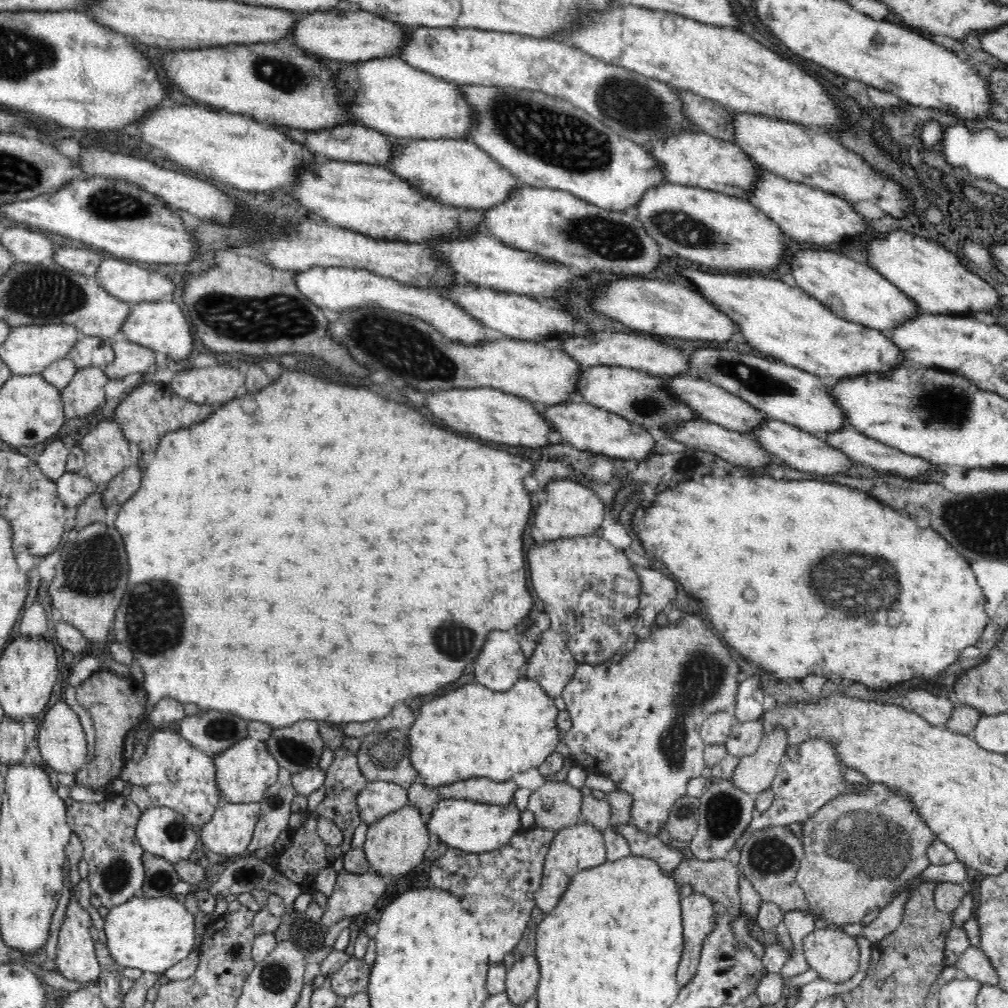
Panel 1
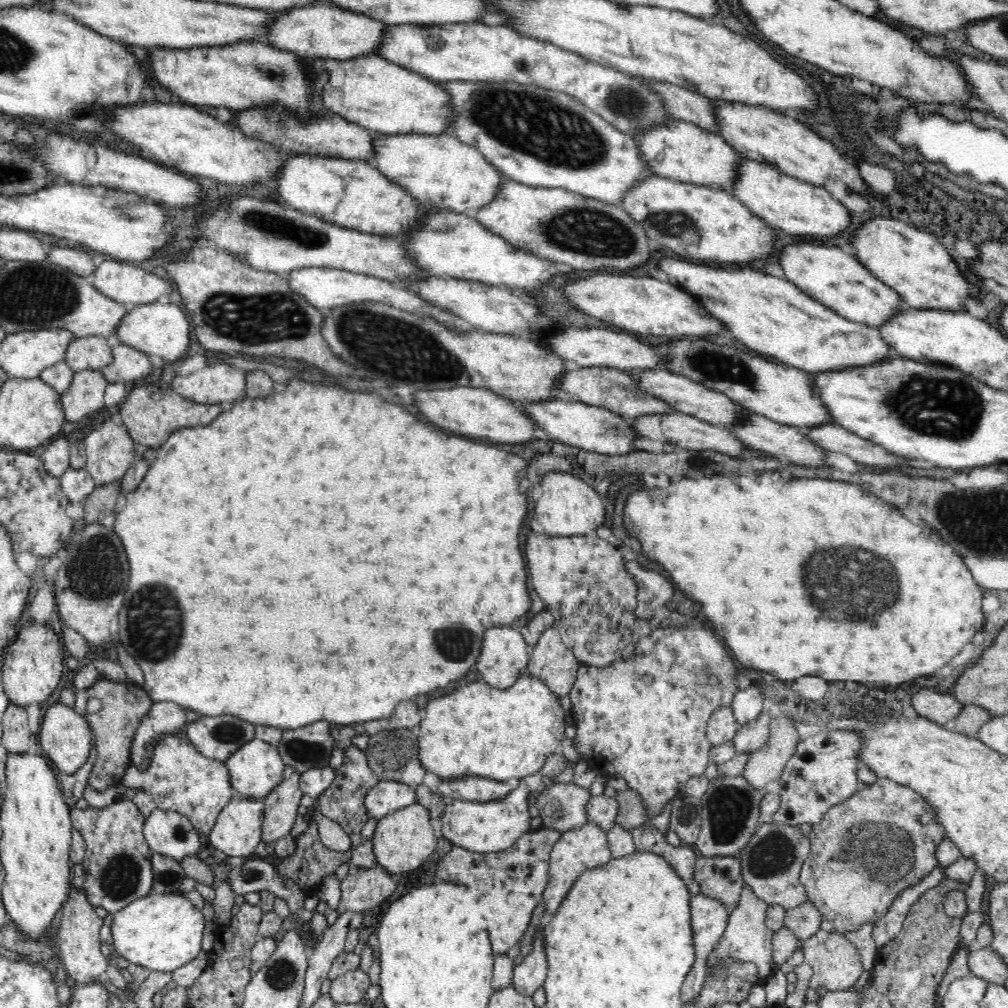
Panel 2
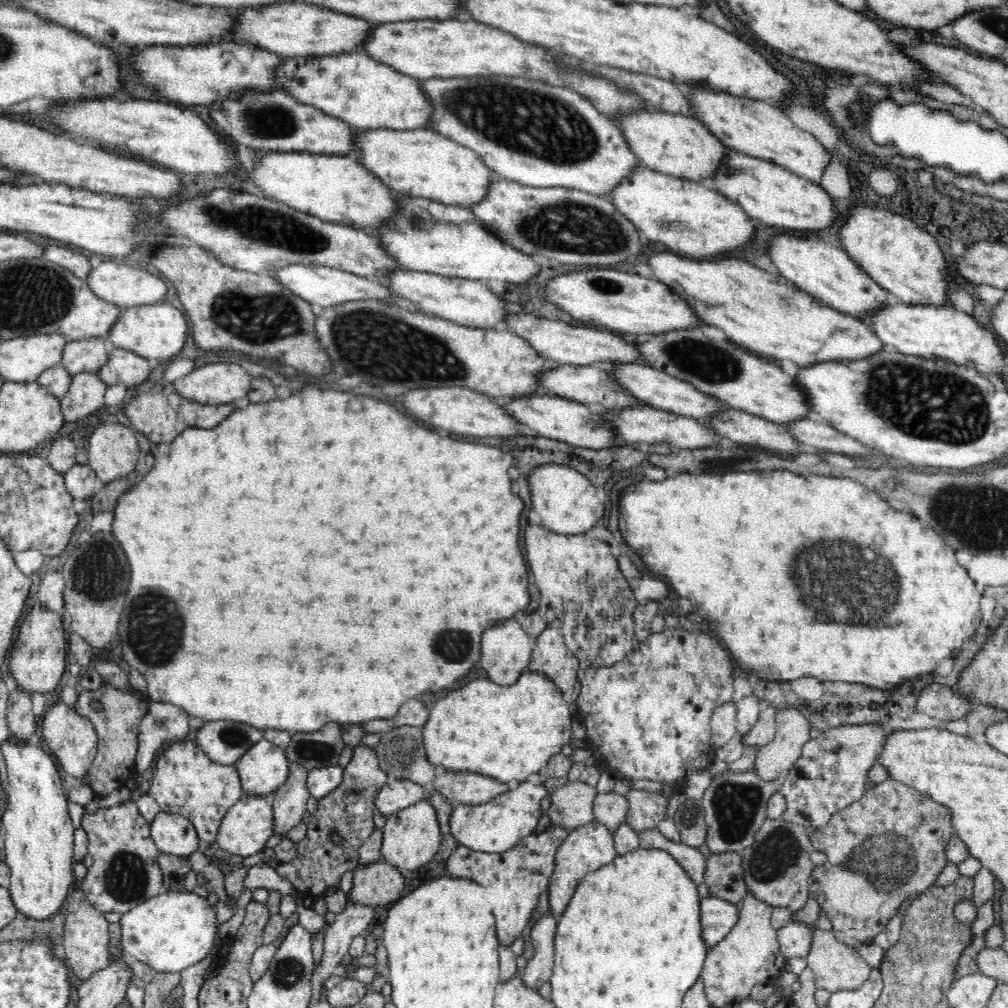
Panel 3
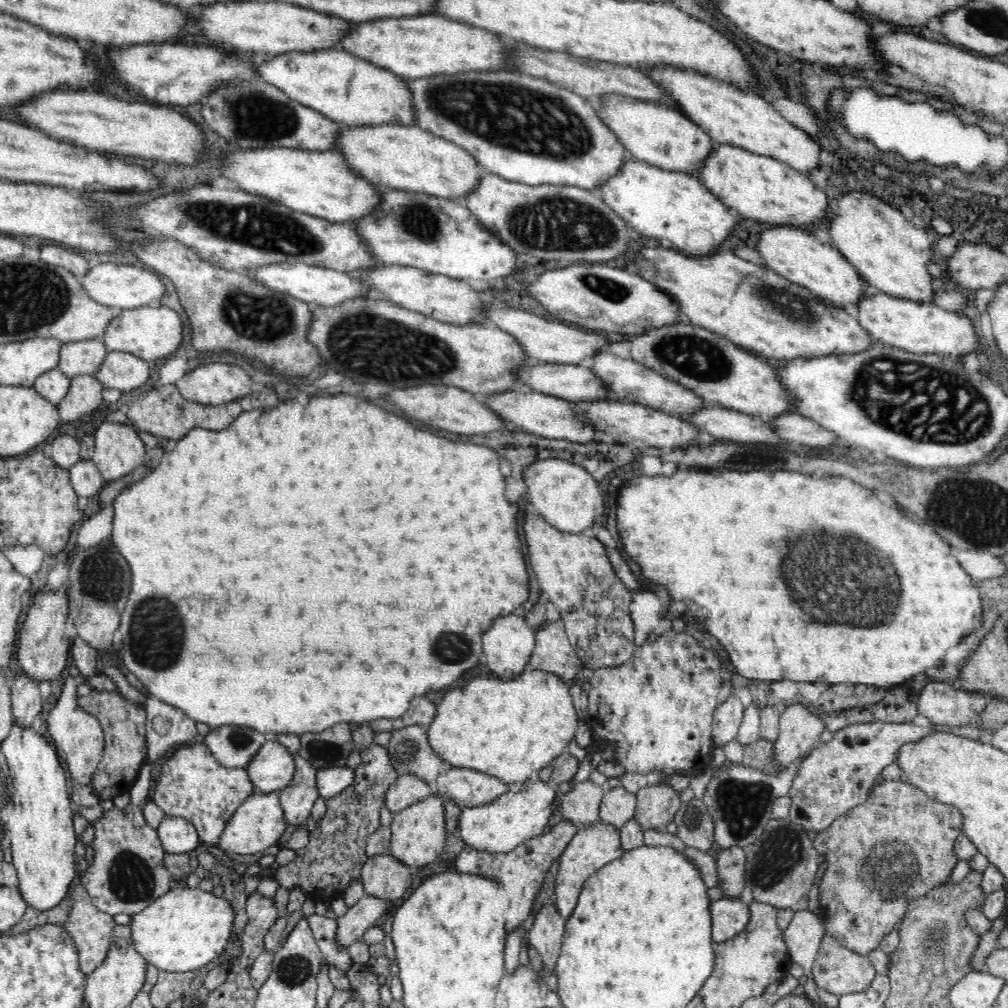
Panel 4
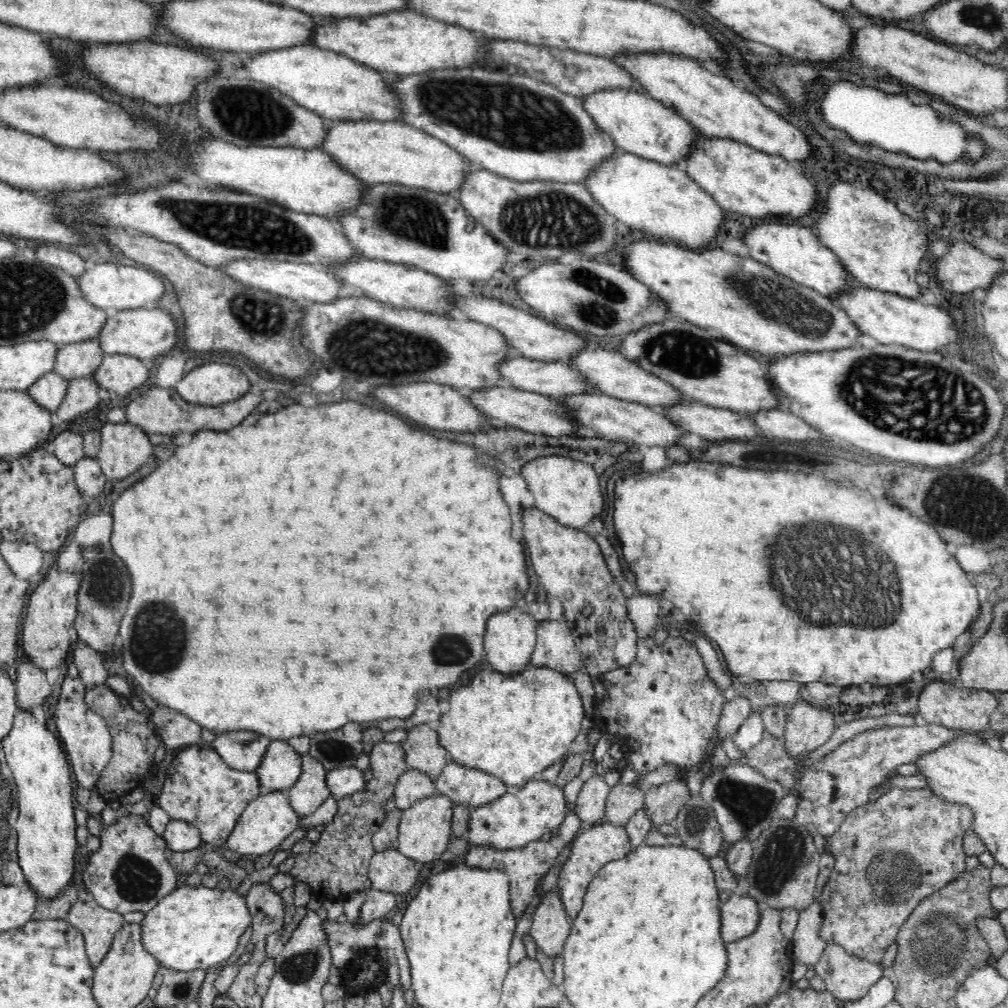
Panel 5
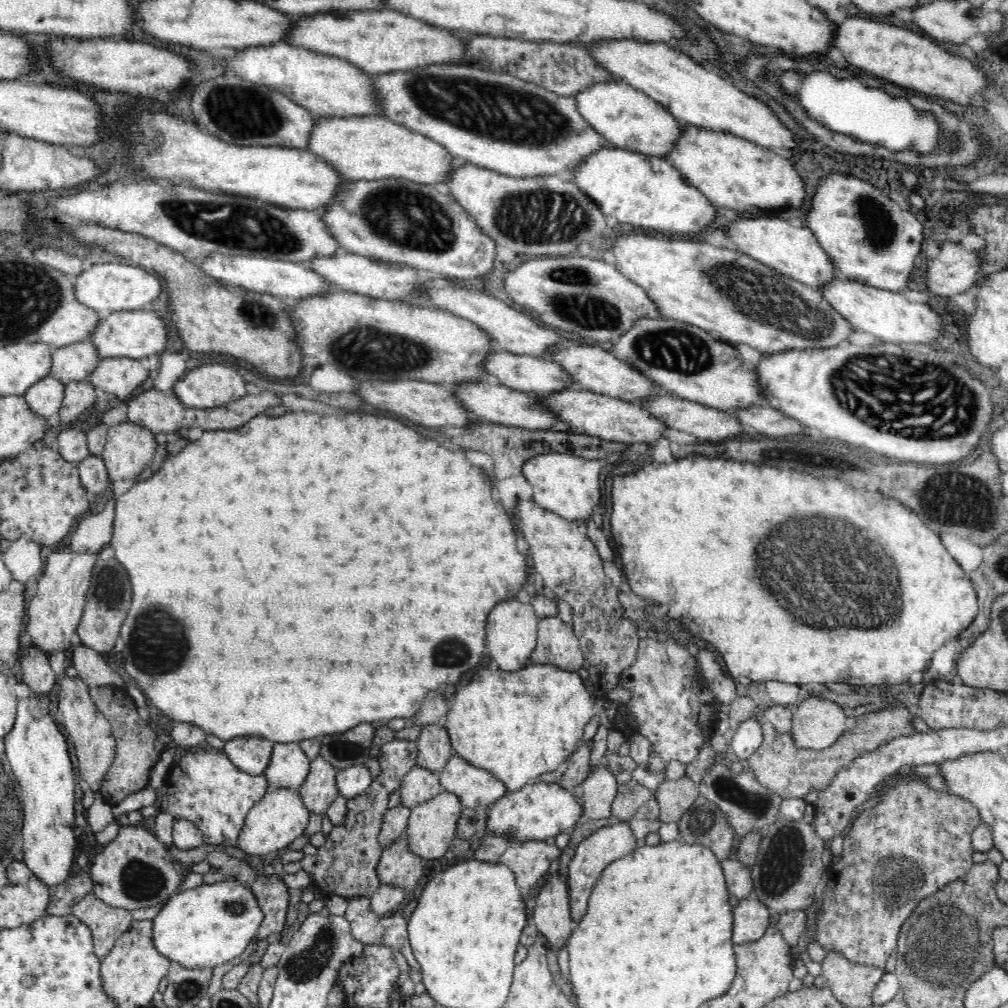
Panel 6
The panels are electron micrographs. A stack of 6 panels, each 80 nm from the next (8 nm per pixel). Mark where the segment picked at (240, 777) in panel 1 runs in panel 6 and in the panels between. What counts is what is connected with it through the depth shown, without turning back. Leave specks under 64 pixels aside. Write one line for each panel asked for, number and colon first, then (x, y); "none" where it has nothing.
2: (255, 768)
3: (263, 768)
4: (271, 768)
5: (281, 766)
6: (288, 766)

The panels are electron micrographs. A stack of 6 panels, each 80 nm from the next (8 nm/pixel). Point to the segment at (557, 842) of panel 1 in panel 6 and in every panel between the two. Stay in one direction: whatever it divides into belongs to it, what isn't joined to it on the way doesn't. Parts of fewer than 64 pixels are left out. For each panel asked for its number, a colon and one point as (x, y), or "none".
2: (580, 849)
3: (586, 848)
4: (594, 846)
5: (594, 846)
6: (606, 844)

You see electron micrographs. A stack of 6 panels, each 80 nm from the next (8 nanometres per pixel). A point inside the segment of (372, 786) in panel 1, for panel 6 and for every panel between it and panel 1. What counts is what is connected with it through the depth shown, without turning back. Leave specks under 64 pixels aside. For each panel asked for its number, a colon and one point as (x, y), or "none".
2: (387, 796)
3: (397, 794)
4: (407, 789)
5: (412, 786)
6: (419, 784)

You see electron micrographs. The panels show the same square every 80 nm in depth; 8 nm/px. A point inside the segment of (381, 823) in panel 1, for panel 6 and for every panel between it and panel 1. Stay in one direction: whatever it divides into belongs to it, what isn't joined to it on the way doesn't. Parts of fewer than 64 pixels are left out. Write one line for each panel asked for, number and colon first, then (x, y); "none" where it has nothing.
2: (403, 840)
3: (411, 837)
4: (418, 833)
5: (424, 832)
6: (431, 827)

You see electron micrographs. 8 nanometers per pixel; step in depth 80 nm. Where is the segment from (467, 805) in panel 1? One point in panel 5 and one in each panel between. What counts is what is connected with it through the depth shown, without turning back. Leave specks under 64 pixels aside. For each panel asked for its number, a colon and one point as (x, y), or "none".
2: (492, 826)
3: (495, 827)
4: (510, 819)
5: (511, 821)

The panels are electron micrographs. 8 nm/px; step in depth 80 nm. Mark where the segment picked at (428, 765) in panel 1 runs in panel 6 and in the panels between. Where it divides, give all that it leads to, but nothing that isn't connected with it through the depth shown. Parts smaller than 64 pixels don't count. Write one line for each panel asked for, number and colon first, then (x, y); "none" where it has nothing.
2: (477, 731)
3: (507, 733)
4: (511, 730)
5: (513, 727)
6: (517, 725)

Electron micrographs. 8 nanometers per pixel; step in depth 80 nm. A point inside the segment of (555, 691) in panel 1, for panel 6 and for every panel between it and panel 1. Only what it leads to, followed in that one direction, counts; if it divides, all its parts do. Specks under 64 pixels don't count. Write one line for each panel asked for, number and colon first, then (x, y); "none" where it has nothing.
2: (550, 660)
3: (550, 655)
4: (552, 652)
5: (555, 648)
6: (557, 645)

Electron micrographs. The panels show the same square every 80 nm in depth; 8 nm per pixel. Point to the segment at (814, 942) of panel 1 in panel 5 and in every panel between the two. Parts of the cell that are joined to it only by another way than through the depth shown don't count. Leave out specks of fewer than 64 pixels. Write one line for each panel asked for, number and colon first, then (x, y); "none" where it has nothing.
2: (836, 965)
3: (837, 967)
4: (837, 969)
5: (847, 977)

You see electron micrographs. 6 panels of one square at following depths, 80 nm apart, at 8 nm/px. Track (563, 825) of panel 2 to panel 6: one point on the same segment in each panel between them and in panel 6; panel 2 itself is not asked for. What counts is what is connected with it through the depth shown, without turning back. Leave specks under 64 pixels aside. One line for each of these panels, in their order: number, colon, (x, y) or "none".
3: (571, 805)
4: (581, 806)
5: (590, 802)
6: (597, 792)

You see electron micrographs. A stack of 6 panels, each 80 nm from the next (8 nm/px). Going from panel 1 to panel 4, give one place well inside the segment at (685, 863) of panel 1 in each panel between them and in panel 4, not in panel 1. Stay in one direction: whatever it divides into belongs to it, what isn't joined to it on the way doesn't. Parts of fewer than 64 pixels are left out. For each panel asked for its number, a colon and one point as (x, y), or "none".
2: (719, 877)
3: (724, 876)
4: (731, 862)

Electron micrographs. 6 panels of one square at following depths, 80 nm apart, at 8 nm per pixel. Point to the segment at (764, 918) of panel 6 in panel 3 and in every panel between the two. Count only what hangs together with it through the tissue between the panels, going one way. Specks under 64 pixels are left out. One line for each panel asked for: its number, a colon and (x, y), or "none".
3: (718, 916)
4: (728, 917)
5: (740, 913)

